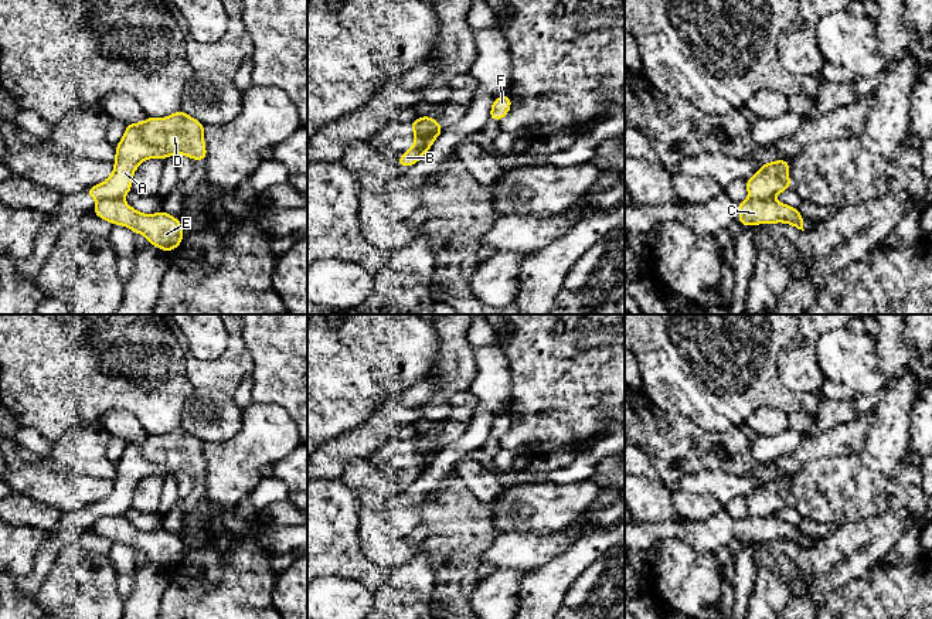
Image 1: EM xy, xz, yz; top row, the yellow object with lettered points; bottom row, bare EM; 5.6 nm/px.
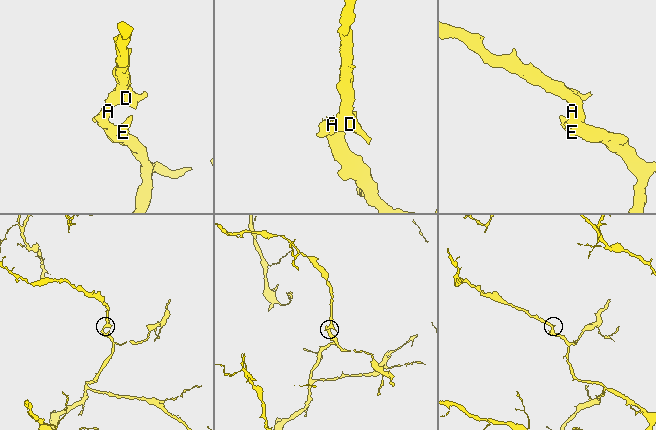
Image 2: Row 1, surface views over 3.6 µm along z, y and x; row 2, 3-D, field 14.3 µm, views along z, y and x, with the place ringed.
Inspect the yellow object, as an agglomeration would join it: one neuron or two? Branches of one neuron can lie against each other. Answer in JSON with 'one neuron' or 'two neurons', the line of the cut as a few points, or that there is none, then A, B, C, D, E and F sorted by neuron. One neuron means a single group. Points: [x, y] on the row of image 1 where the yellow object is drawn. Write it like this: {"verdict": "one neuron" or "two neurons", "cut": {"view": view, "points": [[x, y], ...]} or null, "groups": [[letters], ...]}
{"verdict": "two neurons", "cut": {"view": "xz", "points": [[417, 121], [419, 132], [429, 136], [425, 142], [425, 150]]}, "groups": [["A", "B", "D"], ["C", "E", "F"]]}

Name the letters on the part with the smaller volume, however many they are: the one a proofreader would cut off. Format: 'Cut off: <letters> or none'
Cut off: A, B, D

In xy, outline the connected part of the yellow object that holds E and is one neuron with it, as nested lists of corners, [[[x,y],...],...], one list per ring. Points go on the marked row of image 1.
[[[123,198],[102,200],[92,211],[110,224],[130,228],[135,234],[143,234],[149,245],[166,252],[176,249],[183,242],[181,222],[166,211],[142,214]]]

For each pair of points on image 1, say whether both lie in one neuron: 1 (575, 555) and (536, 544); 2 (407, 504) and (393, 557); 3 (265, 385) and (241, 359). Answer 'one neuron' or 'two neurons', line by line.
1: two neurons
2: two neurons
3: two neurons

